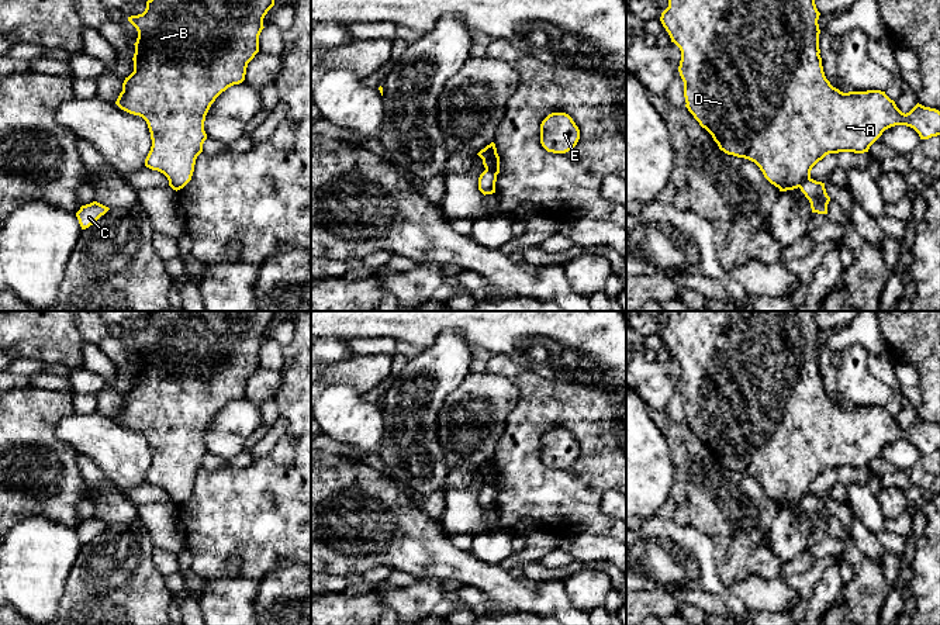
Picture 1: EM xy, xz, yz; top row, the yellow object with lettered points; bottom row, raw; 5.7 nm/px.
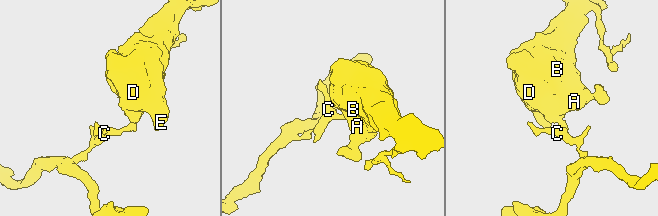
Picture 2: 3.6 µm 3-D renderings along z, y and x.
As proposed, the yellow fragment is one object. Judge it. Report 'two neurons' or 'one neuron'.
two neurons

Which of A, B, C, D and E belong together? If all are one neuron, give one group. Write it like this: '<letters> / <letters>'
A B D E / C

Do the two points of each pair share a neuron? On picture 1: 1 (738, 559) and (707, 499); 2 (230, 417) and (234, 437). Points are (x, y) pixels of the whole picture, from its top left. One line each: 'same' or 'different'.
1: same
2: same

